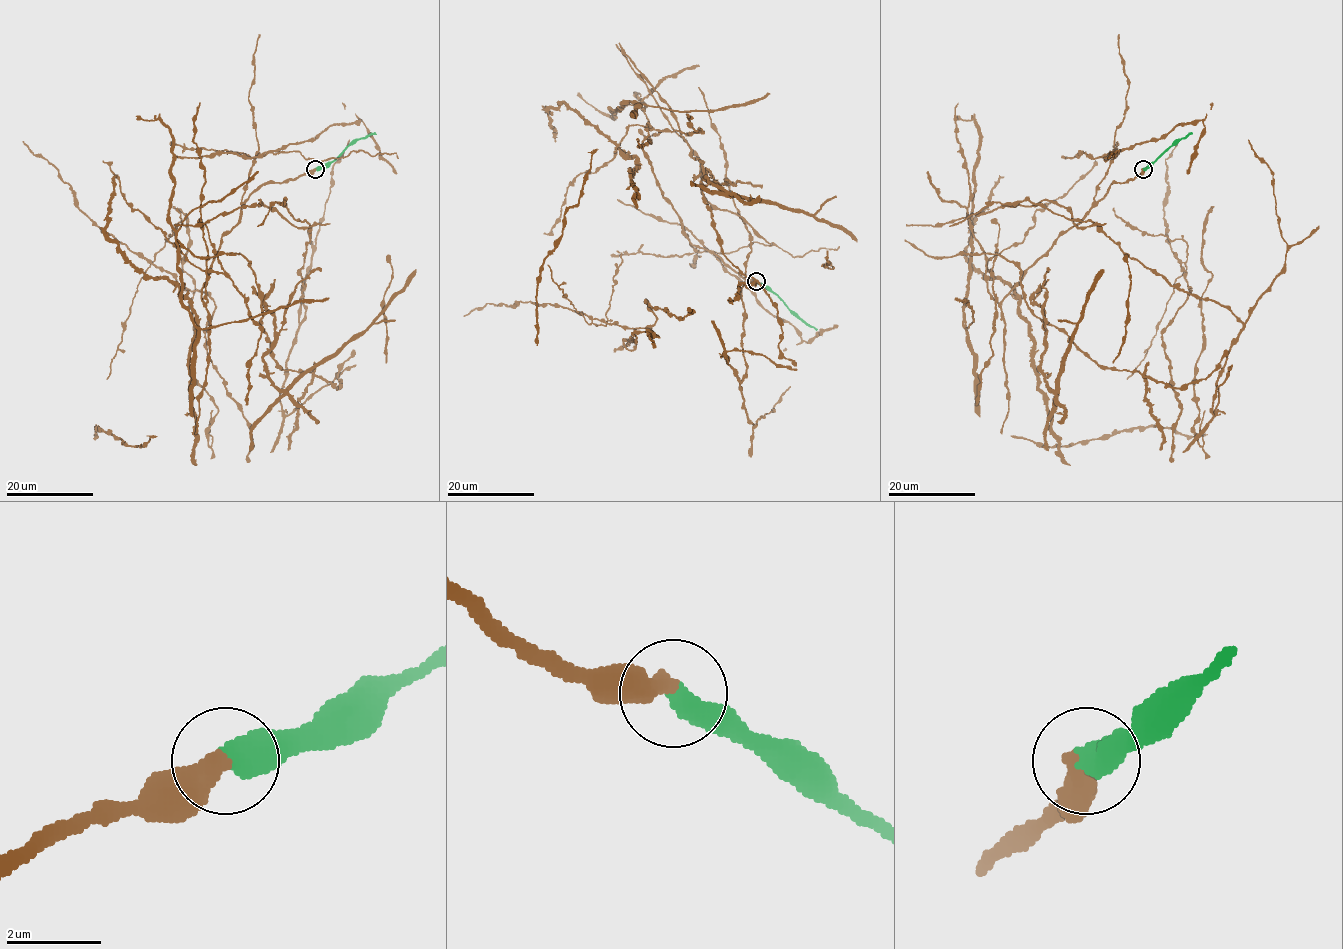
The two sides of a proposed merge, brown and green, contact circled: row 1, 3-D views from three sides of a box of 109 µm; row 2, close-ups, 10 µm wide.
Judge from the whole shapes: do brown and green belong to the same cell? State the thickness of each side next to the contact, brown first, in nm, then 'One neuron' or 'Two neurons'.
Thickness 480 nm (brown) against 550 nm. One neuron

